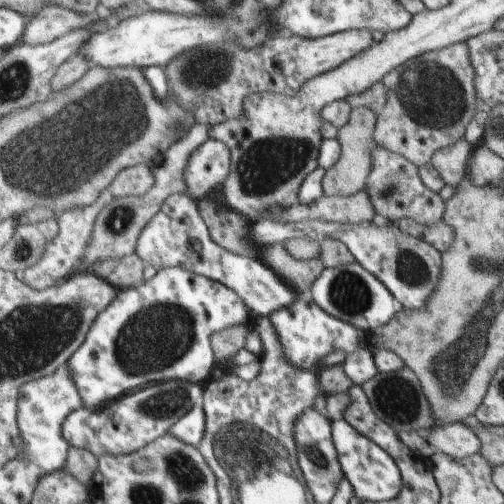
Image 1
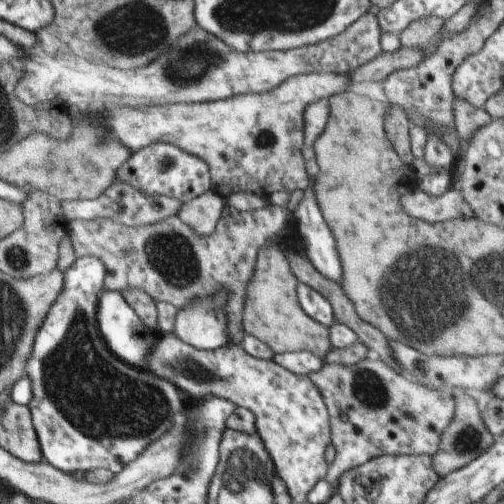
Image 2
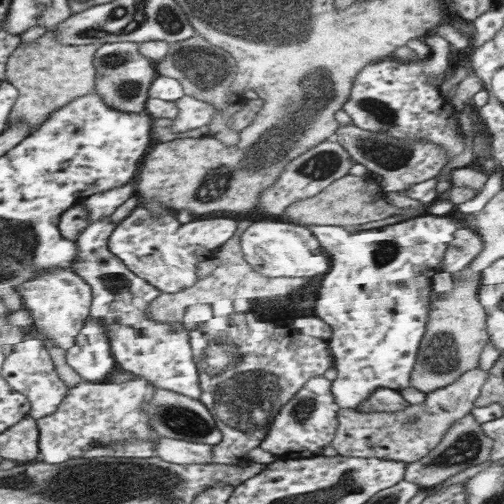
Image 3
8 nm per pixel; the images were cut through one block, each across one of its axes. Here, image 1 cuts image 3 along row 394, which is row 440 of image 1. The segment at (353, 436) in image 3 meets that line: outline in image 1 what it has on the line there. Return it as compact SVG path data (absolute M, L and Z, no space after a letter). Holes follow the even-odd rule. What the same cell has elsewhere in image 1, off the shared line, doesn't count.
M451 424L451 426L441 426L439 430L431 430L429 436L429 446L443 452L449 458L471 458L473 454L479 454L481 450L481 442L477 440L477 436L465 426L465 424Z

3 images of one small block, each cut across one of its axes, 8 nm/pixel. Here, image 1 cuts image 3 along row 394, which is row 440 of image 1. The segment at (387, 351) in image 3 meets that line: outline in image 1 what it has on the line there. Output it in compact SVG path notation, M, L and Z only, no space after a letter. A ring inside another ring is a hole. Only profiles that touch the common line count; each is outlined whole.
M343 418L333 420L331 428L333 428L335 452L337 452L341 470L347 476L347 482L351 484L353 496L359 500L367 500L367 502L387 502L387 500L399 498L399 494L403 492L403 478L401 478L401 470L395 464L395 460L391 458L391 454L385 452L383 448L379 448L379 444L375 444L375 440L361 436Z

